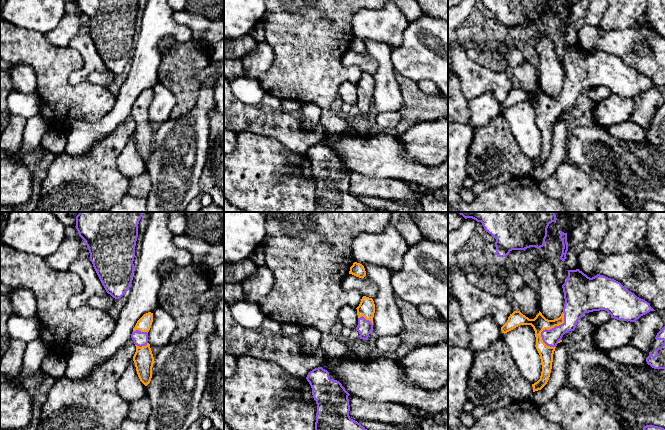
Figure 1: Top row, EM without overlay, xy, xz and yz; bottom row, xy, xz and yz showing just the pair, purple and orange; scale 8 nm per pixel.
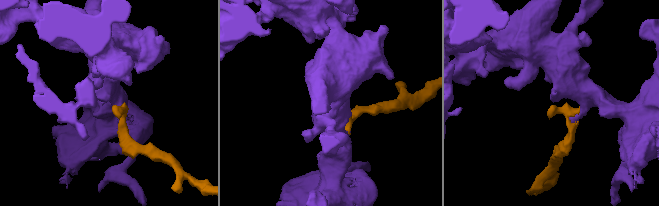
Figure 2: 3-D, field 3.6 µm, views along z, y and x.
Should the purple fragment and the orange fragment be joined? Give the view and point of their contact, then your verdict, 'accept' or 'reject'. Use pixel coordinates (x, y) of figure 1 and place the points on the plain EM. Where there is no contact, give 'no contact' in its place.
contact yz (550, 105); accept

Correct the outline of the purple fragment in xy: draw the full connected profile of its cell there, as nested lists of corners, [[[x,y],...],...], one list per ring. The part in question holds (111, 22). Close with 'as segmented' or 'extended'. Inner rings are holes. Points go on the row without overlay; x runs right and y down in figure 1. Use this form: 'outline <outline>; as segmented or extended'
outline [[[76,0],[90,29],[90,37],[106,68],[120,75],[134,50],[138,0]]]; as segmented

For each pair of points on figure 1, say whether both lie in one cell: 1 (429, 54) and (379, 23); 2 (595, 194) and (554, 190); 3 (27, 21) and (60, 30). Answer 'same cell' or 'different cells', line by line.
1: same cell
2: same cell
3: different cells

